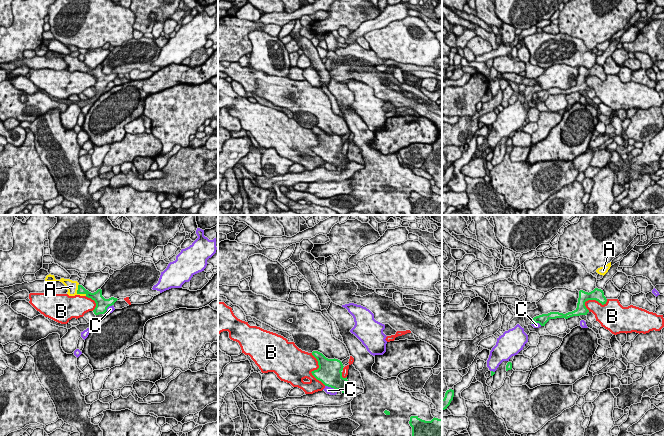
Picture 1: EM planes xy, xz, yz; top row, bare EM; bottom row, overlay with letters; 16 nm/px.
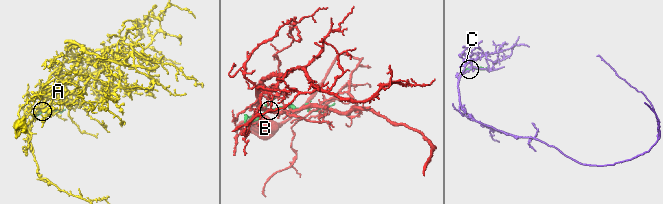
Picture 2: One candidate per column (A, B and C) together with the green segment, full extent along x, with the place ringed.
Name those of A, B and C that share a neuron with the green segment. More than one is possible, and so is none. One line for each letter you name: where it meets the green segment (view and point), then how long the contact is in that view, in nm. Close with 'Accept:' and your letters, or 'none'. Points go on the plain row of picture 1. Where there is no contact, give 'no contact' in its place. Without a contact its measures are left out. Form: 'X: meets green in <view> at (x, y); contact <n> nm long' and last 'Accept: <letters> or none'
A: meets green in xy at (78, 69); contact 240 nm long
Accept: A

